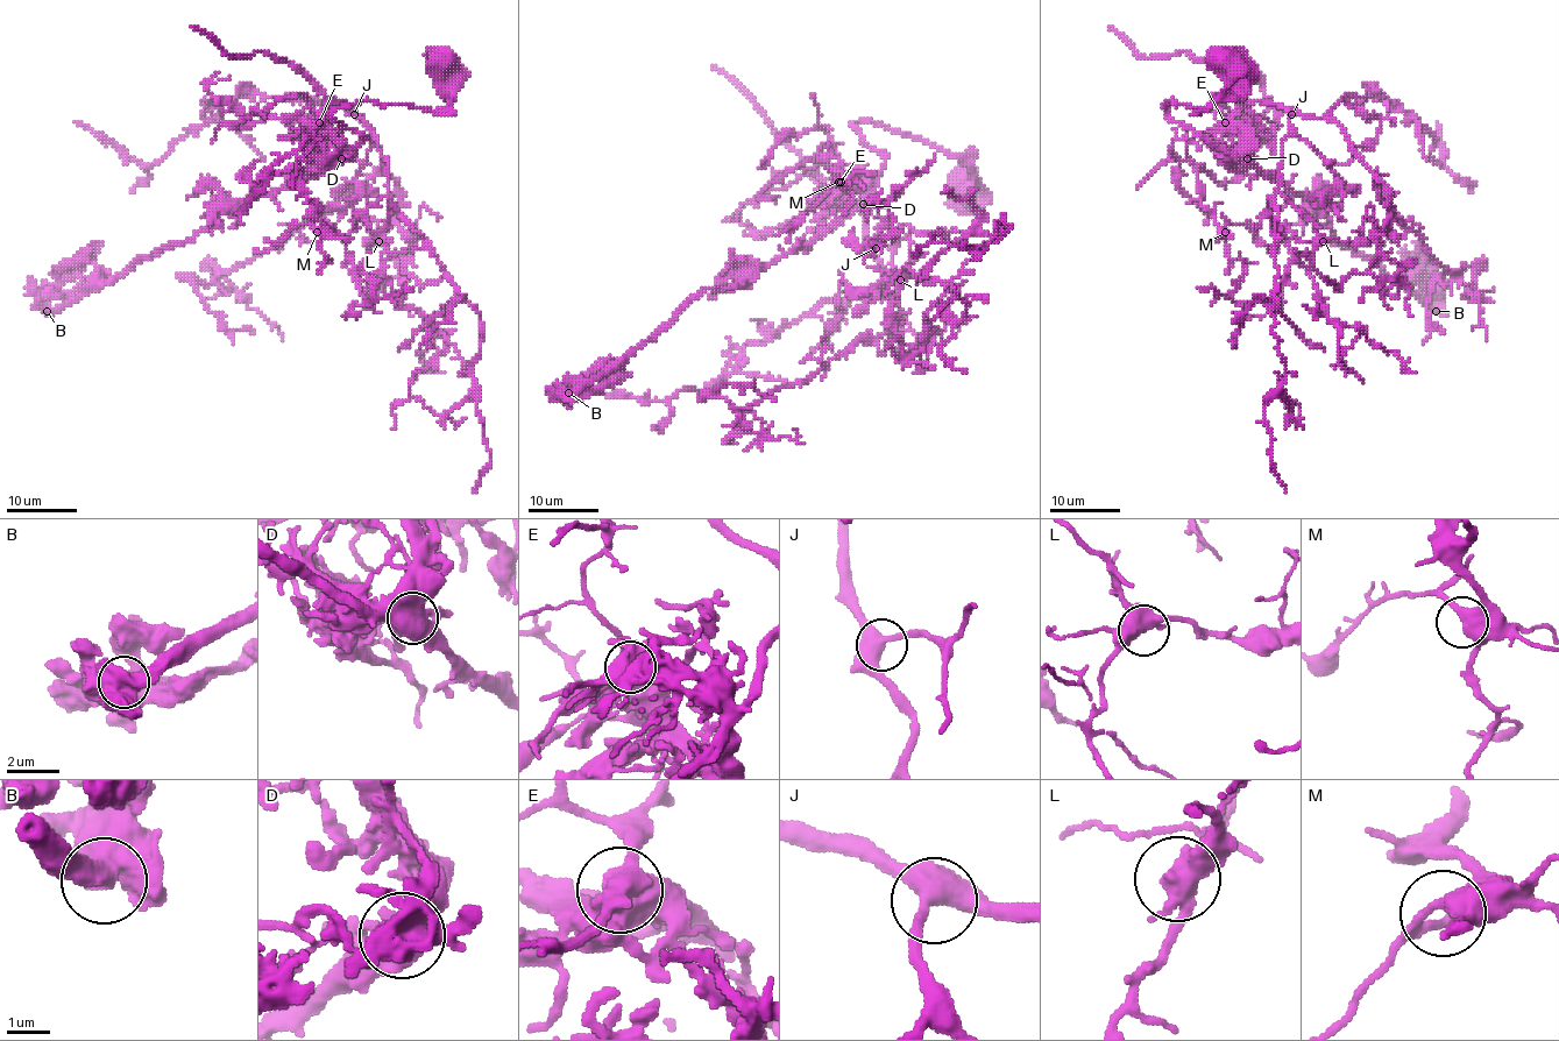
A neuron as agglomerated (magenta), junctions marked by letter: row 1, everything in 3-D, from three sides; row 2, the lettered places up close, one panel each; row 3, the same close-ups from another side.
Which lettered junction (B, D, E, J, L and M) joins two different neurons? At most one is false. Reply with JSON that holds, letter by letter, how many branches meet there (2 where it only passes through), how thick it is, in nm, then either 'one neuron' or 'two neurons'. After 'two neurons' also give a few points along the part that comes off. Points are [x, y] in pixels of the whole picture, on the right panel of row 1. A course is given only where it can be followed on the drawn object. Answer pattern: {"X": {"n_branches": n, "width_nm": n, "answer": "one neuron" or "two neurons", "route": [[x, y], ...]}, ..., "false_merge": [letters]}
{"B": {"n_branches": 3, "width_nm": 600, "answer": "one neuron"}, "D": {"n_branches": 3, "width_nm": 550, "answer": "one neuron"}, "E": {"n_branches": 3, "width_nm": 550, "answer": "two neurons", "route": [[1225, 122], [1244, 101], [1290, 114], [1268, 311], [1297, 427]]}, "J": {"n_branches": 3, "width_nm": 380, "answer": "one neuron"}, "L": {"n_branches": 3, "width_nm": 440, "answer": "one neuron"}, "M": {"n_branches": 3, "width_nm": 400, "answer": "one neuron"}, "false_merge": ["E"]}

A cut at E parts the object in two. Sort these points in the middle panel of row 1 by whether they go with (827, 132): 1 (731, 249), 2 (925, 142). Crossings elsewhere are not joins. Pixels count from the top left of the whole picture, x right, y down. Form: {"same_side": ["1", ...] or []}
{"same_side": []}

